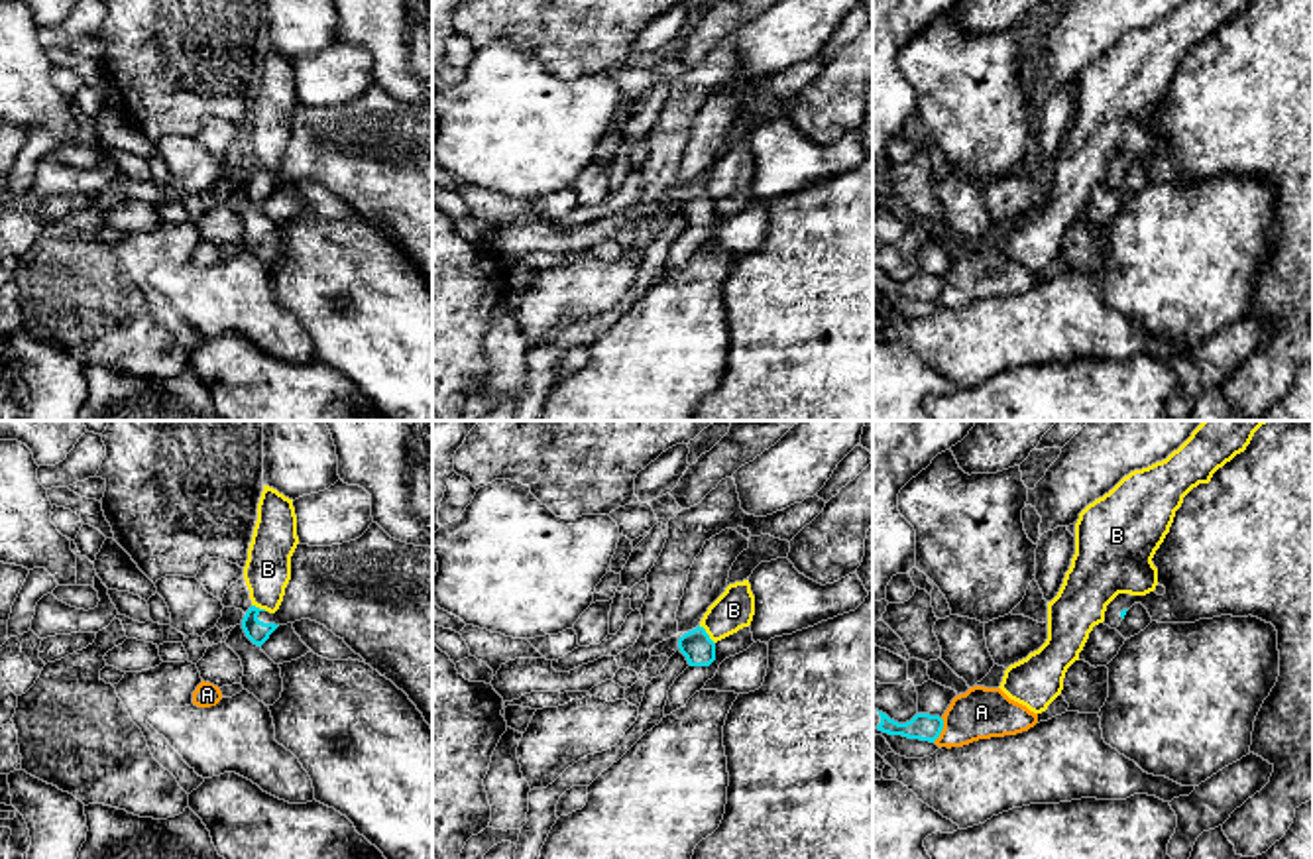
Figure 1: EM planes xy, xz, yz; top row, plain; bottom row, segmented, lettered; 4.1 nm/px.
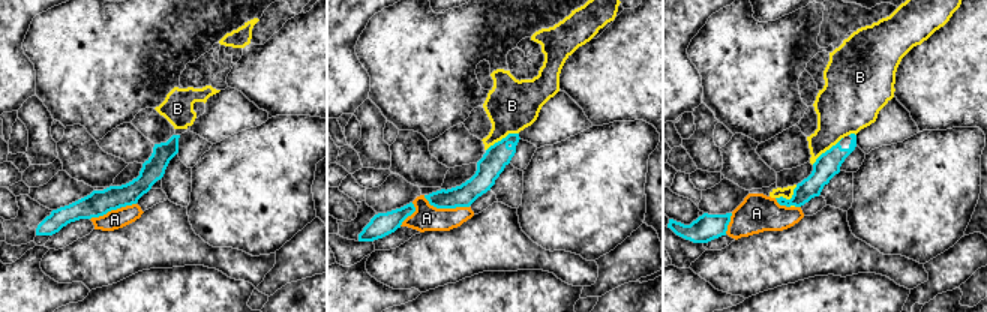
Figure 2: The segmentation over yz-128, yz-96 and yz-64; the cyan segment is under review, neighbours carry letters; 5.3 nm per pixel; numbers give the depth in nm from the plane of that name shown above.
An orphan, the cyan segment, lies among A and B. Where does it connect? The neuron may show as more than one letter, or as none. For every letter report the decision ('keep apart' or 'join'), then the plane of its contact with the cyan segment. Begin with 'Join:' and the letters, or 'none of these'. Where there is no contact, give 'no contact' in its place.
Join: none of these
A: keep apart; meets cyan in yz
B: keep apart; meets cyan in xz

